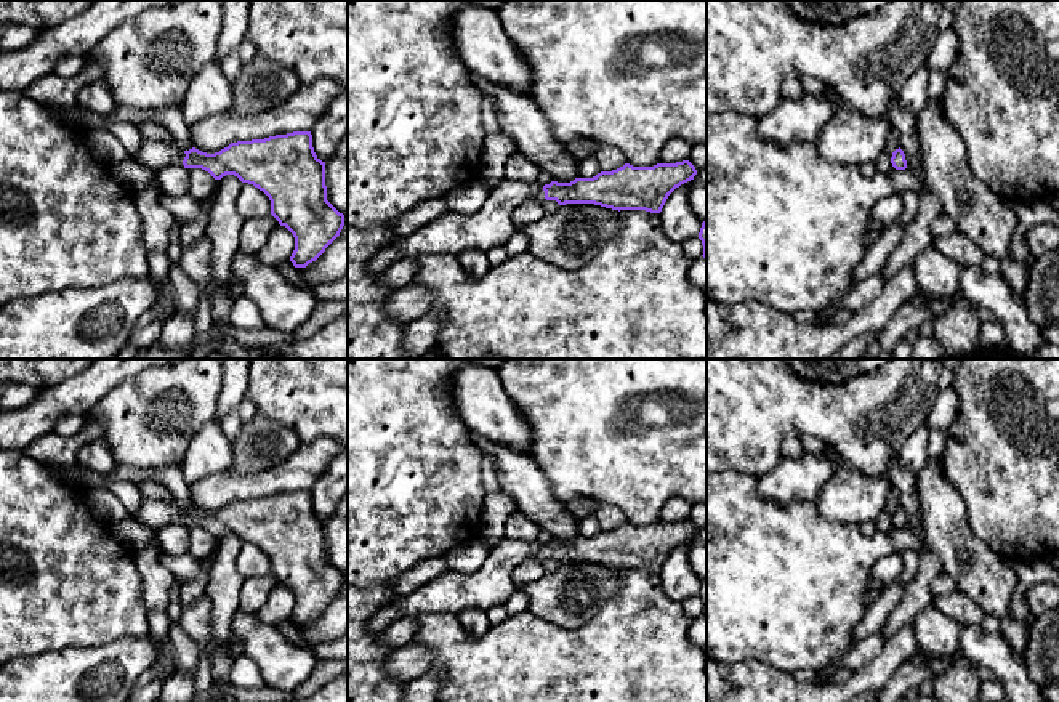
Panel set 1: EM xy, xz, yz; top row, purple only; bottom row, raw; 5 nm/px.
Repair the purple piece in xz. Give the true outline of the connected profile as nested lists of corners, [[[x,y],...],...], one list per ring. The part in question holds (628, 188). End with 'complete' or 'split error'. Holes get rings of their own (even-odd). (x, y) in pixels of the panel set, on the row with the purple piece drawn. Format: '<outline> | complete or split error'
[[[689,160],[676,163],[657,163],[654,167],[633,167],[625,163],[612,171],[601,171],[593,178],[575,178],[570,183],[551,181],[542,186],[540,183],[519,183],[511,180],[500,181],[489,191],[484,207],[473,215],[461,215],[447,212],[429,224],[425,224],[412,236],[397,237],[386,248],[397,250],[402,258],[425,253],[455,253],[460,255],[468,250],[489,252],[497,245],[506,245],[509,236],[517,228],[511,221],[514,208],[524,200],[556,200],[559,205],[566,204],[594,204],[612,210],[646,210],[660,213],[668,196],[681,184],[694,180],[695,167]]] | split error

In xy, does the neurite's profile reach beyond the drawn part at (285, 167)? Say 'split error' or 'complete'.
split error

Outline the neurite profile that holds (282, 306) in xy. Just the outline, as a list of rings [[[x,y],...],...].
[[[239,252],[231,263],[234,279],[244,285],[244,295],[258,308],[271,330],[293,332],[306,322],[319,303],[309,288],[295,287],[277,269],[261,263],[256,253]]]

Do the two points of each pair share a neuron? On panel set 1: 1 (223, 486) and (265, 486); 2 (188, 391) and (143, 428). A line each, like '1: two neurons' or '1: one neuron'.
1: one neuron
2: one neuron

